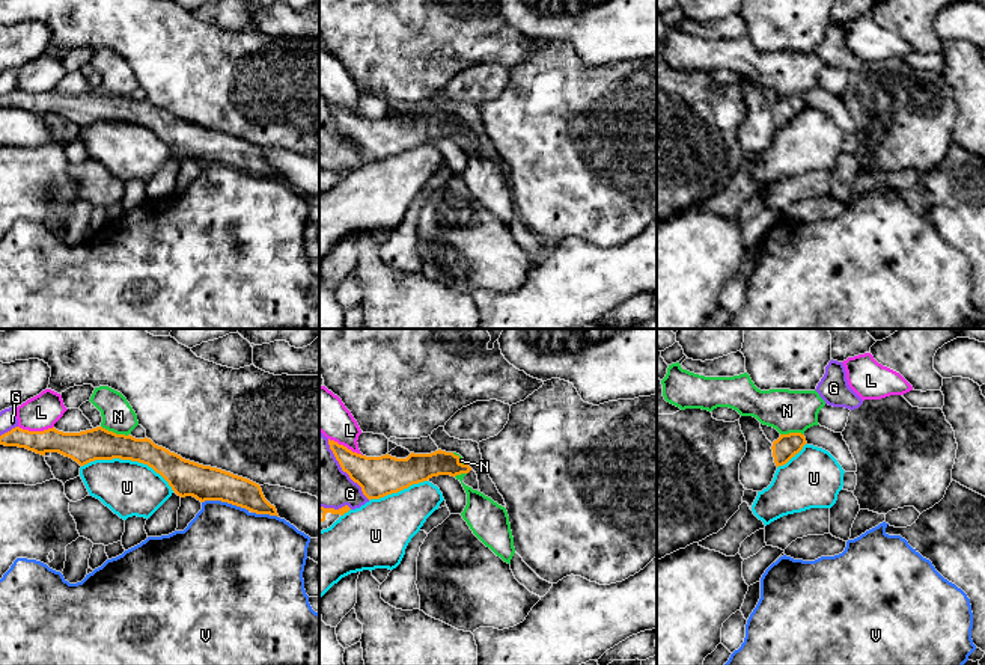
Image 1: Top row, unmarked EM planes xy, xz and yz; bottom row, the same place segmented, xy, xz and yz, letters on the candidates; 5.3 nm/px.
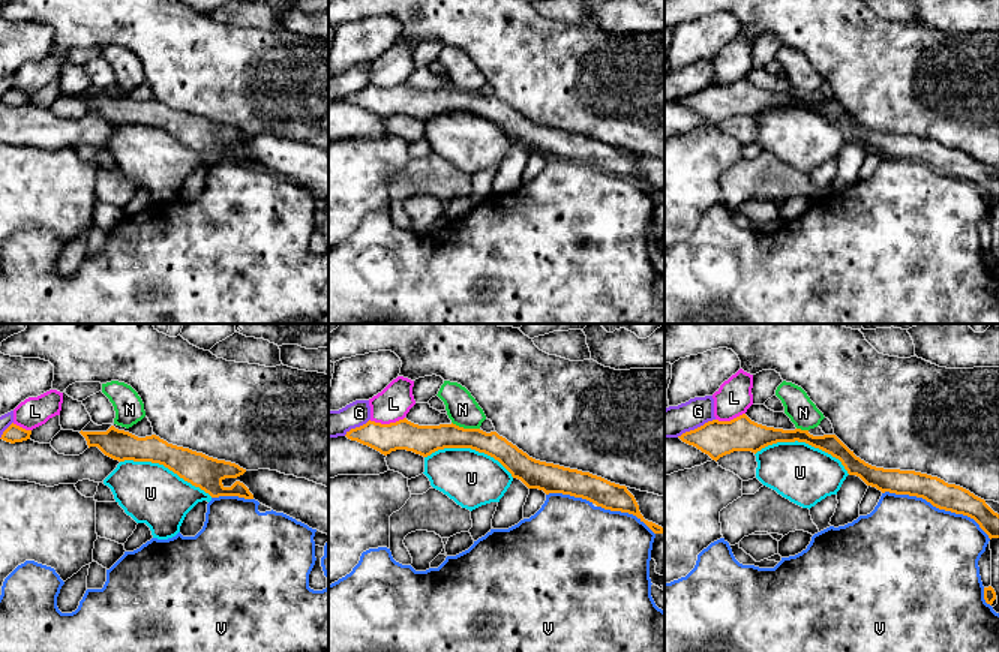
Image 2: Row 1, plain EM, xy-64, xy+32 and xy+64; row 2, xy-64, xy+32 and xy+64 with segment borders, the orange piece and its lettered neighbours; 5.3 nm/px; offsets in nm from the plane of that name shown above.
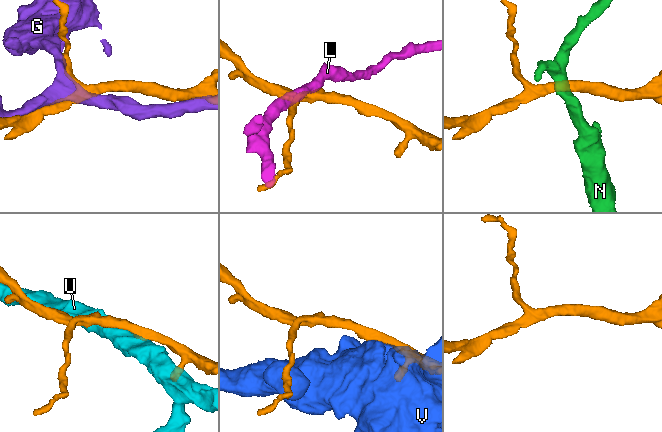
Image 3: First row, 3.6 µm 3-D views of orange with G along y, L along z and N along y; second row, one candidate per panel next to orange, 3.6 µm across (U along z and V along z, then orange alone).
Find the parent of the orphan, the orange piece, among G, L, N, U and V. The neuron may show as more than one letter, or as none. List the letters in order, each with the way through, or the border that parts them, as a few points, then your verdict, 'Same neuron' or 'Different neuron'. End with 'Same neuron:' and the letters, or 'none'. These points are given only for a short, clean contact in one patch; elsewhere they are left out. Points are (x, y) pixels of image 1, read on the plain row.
G: Different neuron
L: Different neuron
N: Boundary: xy (101, 88), (116, 95), (128, 97). Different neuron
U: Same neuron
V: Different neuron
Same neuron: U

